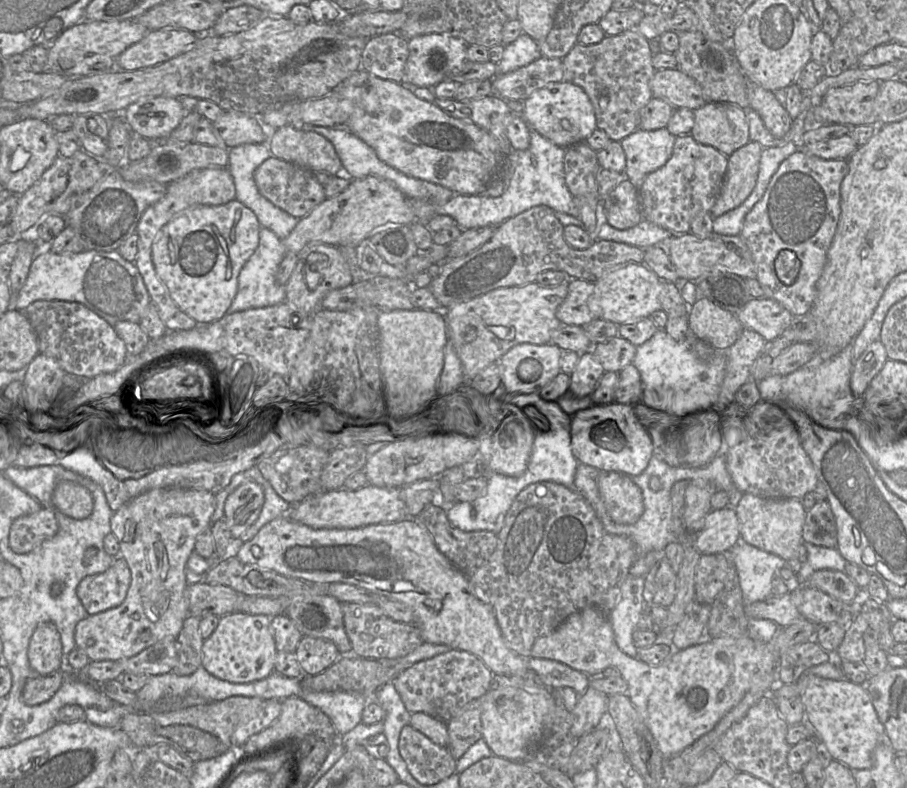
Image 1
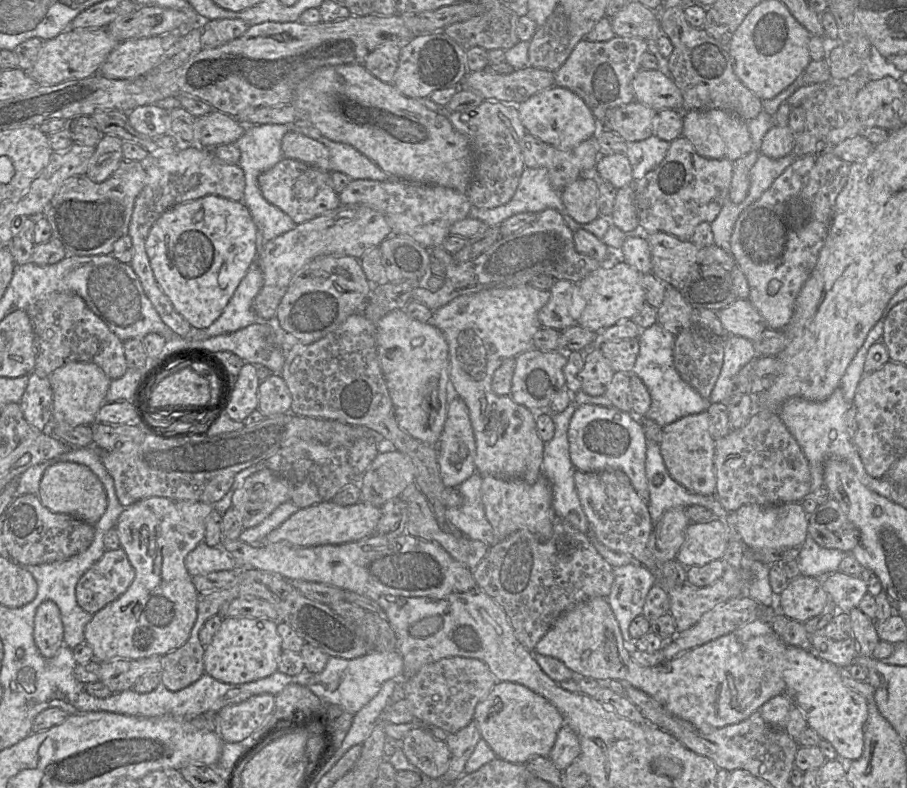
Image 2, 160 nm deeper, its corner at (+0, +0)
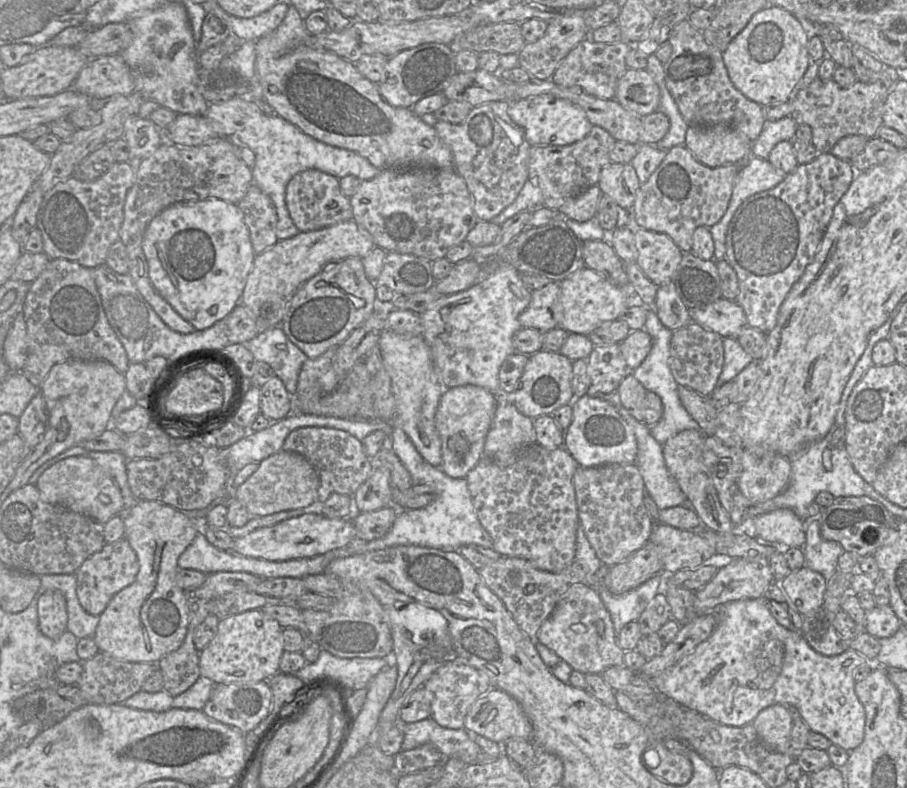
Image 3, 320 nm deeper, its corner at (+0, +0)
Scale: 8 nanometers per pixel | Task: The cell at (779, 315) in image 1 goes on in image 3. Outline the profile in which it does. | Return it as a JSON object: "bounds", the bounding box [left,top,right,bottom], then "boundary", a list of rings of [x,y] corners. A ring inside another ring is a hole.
{"bounds":[689,300,747,338],"boundary":[[[719,300],[699,309],[689,310],[692,322],[717,333],[722,338],[736,337],[747,326],[741,306],[734,300]]]}

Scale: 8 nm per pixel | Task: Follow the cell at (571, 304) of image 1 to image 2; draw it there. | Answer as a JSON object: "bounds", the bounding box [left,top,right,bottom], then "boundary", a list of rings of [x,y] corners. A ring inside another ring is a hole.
{"bounds":[538,280,578,331],"boundary":[[[568,280],[555,281],[549,290],[551,296],[548,303],[538,313],[538,319],[542,327],[562,331],[578,325],[577,321],[569,313],[572,304],[573,289],[576,284],[578,283]]]}

